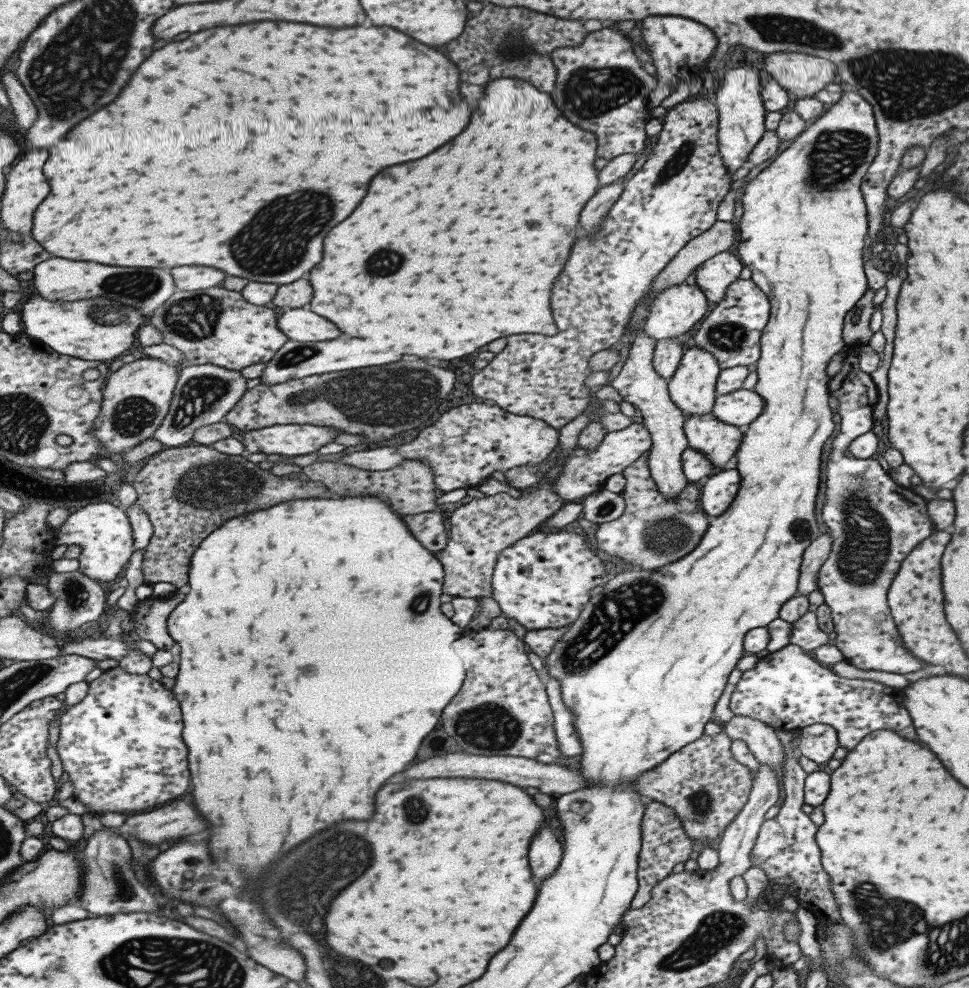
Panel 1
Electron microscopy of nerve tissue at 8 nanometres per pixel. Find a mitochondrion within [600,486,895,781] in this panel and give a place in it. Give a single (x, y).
(668, 536)

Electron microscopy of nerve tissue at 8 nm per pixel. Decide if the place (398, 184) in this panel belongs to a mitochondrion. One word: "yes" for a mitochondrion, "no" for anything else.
no

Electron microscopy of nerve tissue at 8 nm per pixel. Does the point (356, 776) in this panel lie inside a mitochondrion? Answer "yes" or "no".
no

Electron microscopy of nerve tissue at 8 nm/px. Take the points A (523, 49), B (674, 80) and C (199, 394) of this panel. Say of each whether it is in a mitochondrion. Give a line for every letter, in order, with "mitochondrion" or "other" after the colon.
A: mitochondrion
B: other
C: mitochondrion

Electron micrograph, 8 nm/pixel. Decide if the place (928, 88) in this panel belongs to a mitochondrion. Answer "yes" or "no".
yes

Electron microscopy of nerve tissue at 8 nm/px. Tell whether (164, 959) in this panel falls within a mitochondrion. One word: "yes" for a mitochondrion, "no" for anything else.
yes

